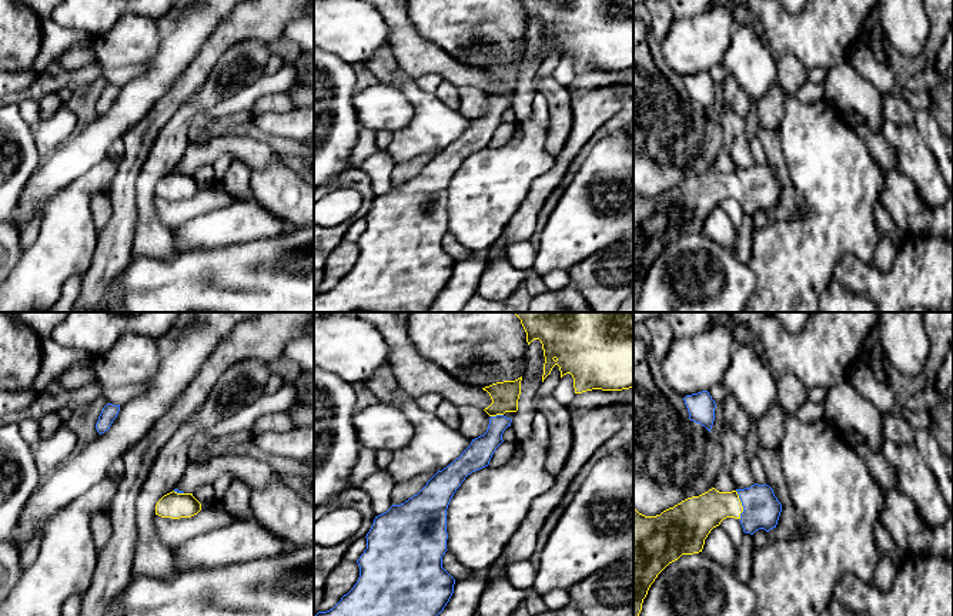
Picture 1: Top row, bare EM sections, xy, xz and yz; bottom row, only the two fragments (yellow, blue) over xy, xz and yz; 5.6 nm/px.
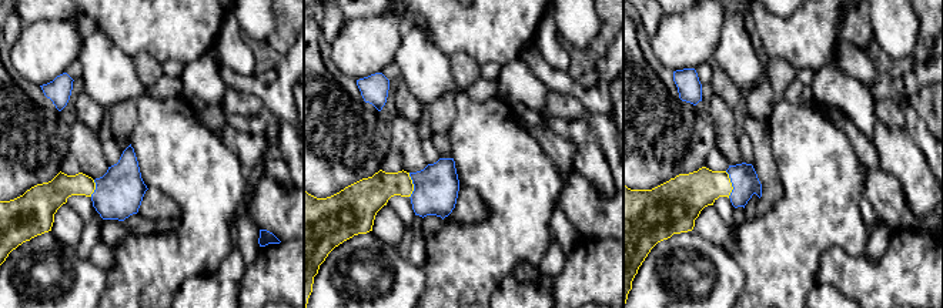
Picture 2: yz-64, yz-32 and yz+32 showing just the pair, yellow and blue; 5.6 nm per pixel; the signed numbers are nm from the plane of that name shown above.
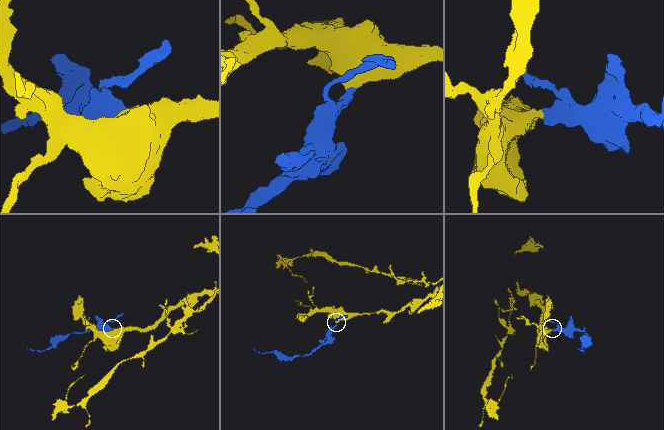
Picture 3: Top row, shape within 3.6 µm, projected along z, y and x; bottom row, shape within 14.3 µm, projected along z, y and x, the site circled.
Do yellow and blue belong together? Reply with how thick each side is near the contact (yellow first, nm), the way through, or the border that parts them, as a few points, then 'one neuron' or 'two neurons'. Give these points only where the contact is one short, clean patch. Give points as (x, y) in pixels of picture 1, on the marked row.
220 nm thick on the yellow side, 200 nm on the other; runs through yz (698, 515), (718, 505), (741, 505), (761, 508); one neuron

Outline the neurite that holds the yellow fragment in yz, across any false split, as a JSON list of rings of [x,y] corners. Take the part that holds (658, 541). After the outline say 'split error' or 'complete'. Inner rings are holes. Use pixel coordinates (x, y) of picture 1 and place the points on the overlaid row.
[[[752,485],[732,492],[715,488],[692,496],[663,510],[656,516],[645,516],[633,508],[633,616],[639,616],[643,599],[658,575],[682,555],[699,553],[710,530],[726,518],[740,520],[745,533],[753,535],[759,529],[769,532],[776,528],[782,505],[769,485]]]; split error

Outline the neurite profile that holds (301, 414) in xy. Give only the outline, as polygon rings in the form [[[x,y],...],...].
[[[295,399],[288,409],[294,426],[314,426],[314,405]]]

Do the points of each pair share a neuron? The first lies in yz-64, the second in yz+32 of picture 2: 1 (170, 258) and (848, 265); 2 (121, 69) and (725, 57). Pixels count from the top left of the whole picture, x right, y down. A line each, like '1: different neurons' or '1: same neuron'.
1: different neurons
2: same neuron

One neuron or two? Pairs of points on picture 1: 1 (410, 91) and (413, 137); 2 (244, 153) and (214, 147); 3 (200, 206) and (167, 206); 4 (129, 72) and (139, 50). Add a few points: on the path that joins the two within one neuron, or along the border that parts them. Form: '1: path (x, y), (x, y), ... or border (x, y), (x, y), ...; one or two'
1: path (421, 103), (421, 126); one
2: path (237, 147), (221, 147); one
3: path (191, 206), (176, 206); one
4: border (144, 62), (121, 67); two

